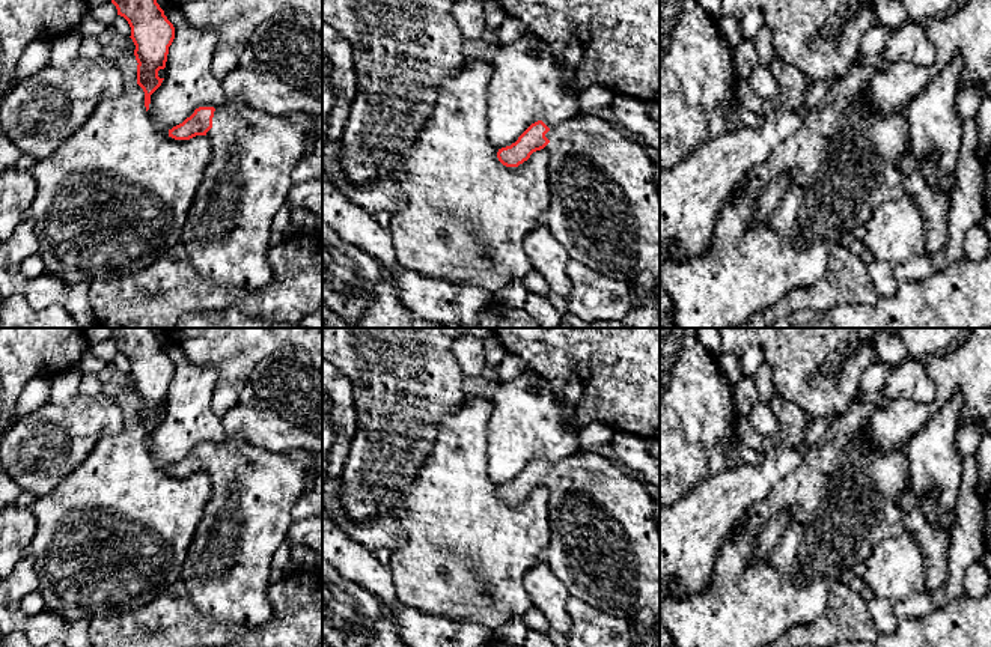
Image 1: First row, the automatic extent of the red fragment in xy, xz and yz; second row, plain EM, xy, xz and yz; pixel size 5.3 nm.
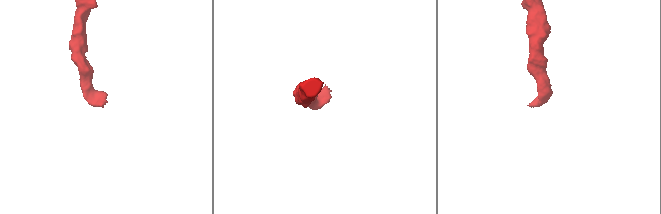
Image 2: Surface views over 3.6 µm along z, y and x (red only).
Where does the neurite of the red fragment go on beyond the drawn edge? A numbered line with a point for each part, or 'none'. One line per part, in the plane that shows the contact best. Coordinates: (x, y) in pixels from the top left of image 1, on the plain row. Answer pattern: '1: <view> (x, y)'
1: xy (253, 491)

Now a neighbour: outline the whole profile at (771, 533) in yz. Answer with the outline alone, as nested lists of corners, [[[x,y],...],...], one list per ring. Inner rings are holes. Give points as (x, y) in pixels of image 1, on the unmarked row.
[[[783,510],[777,513],[762,530],[762,533],[758,537],[758,543],[753,549],[752,563],[756,563],[762,558],[765,558],[773,548],[780,540],[788,522],[791,519],[791,513]]]

